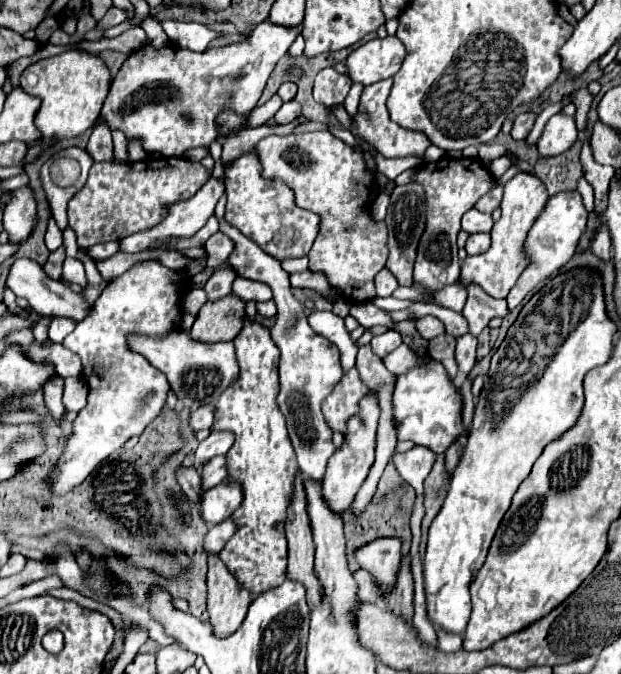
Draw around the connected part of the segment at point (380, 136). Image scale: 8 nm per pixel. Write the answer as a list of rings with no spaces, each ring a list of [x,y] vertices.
[[[389,78],[385,82],[377,82],[373,86],[365,86],[365,90],[361,94],[359,110],[351,118],[351,132],[355,136],[363,138],[373,148],[377,148],[383,156],[419,156],[429,146],[429,140],[425,140],[423,134],[401,130],[401,126],[397,126],[395,122],[391,122],[389,112],[385,108],[385,102],[387,102],[387,96],[389,96],[392,85],[393,78]]]

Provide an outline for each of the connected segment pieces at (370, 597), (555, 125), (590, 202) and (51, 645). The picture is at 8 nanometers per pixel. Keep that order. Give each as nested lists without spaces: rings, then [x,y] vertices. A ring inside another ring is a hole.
[[[357,570],[355,580],[359,584],[359,598],[365,602],[377,602],[381,598],[381,586],[373,580],[367,570]]]
[[[555,114],[547,122],[543,136],[539,138],[539,144],[537,144],[539,156],[559,156],[565,150],[569,150],[575,140],[577,140],[575,118],[565,114]]]
[[[584,176],[577,183],[577,191],[582,195],[586,210],[588,212],[592,211],[594,209],[594,191]]]
[[[58,630],[49,631],[42,639],[43,647],[52,654],[58,654],[64,646],[63,634]]]

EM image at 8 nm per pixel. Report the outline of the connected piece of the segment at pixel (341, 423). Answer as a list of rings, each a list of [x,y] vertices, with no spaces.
[[[357,368],[343,372],[339,384],[329,394],[327,402],[323,402],[325,422],[333,432],[347,434],[347,420],[359,412],[359,400],[369,394],[369,386],[359,378]]]

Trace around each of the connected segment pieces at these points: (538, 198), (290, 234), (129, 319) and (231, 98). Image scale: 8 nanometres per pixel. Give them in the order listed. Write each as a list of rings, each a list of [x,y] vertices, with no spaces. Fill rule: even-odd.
[[[519,172],[515,178],[511,178],[505,184],[505,194],[503,194],[503,202],[501,202],[503,214],[493,224],[493,230],[491,230],[491,248],[483,254],[465,258],[465,262],[461,266],[459,284],[463,288],[467,288],[469,284],[477,284],[493,298],[507,298],[509,290],[517,284],[517,278],[521,276],[525,266],[529,266],[529,258],[525,254],[525,238],[527,238],[533,222],[543,212],[547,200],[549,200],[547,188],[537,176]]]
[[[249,150],[229,164],[225,170],[225,192],[225,220],[239,228],[247,238],[253,238],[253,242],[257,242],[267,254],[277,260],[301,258],[309,254],[319,230],[317,214],[297,208],[293,202],[293,190],[289,190],[285,182],[261,176],[261,162],[255,150]]]
[[[159,262],[137,264],[123,276],[109,282],[109,286],[101,292],[101,296],[93,304],[93,312],[85,318],[85,322],[79,322],[75,326],[75,330],[63,340],[65,348],[69,348],[71,352],[81,356],[83,374],[93,372],[93,376],[83,376],[91,388],[87,406],[79,412],[79,416],[73,424],[73,436],[69,436],[69,440],[67,440],[65,454],[59,460],[59,466],[49,476],[49,484],[55,494],[63,494],[63,492],[69,492],[71,488],[79,486],[101,460],[105,460],[109,454],[119,450],[131,436],[139,436],[145,430],[145,426],[161,412],[167,392],[171,390],[167,384],[167,378],[157,368],[153,368],[145,358],[141,358],[139,354],[133,354],[129,350],[125,338],[131,332],[159,336],[159,334],[169,334],[175,328],[179,328],[179,324],[181,324],[181,308],[179,306],[181,306],[183,294],[187,292],[187,290],[181,292],[181,288],[189,288],[189,276],[185,270],[175,272],[175,270],[161,266]]]
[[[263,22],[243,42],[205,52],[191,52],[175,44],[163,48],[153,48],[151,44],[143,44],[143,48],[133,52],[117,72],[99,118],[105,120],[109,130],[123,130],[127,140],[139,140],[145,152],[161,152],[163,156],[183,156],[183,152],[189,148],[207,146],[211,140],[217,138],[215,116],[225,106],[235,108],[239,114],[251,112],[255,108],[277,60],[289,50],[299,32],[301,26],[297,26],[297,30],[285,30],[283,26],[273,26],[271,22]],[[189,112],[193,122],[187,120]]]

